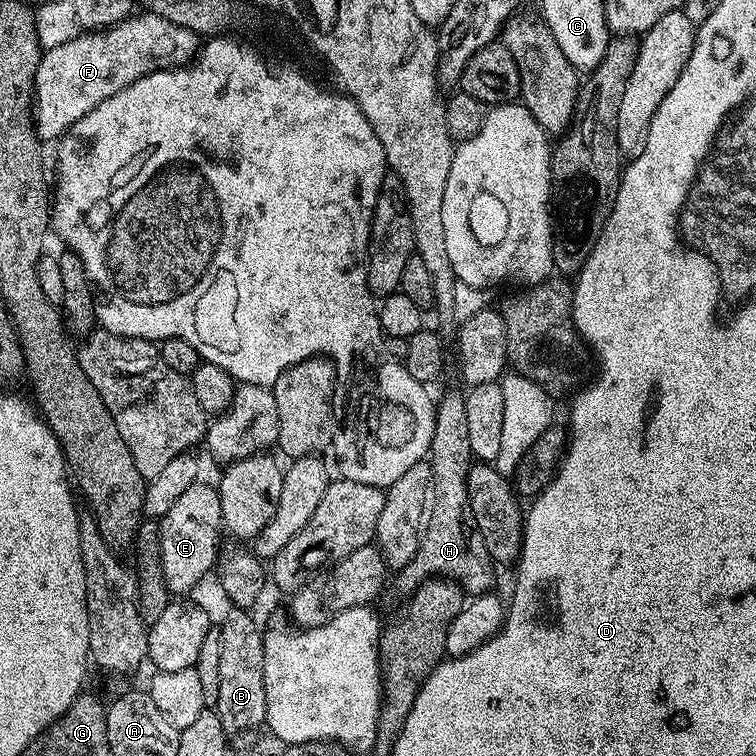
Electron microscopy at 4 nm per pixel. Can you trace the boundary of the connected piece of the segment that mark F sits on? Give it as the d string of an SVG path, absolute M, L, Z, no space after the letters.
M147 10L137 11L107 30L88 30L72 41L41 55L34 85L34 127L41 141L59 141L78 118L90 114L98 102L126 90L138 78L167 68L183 68L197 59L201 37Z

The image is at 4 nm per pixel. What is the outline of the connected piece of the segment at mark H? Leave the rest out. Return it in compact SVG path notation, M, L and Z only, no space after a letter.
M448 392L435 401L434 438L428 447L432 465L430 490L424 497L424 524L420 545L413 558L395 573L396 592L407 598L423 582L433 578L453 580L468 594L484 594L492 584L494 561L486 550L486 542L476 528L476 520L468 505L468 471L474 457L466 431L465 393Z

